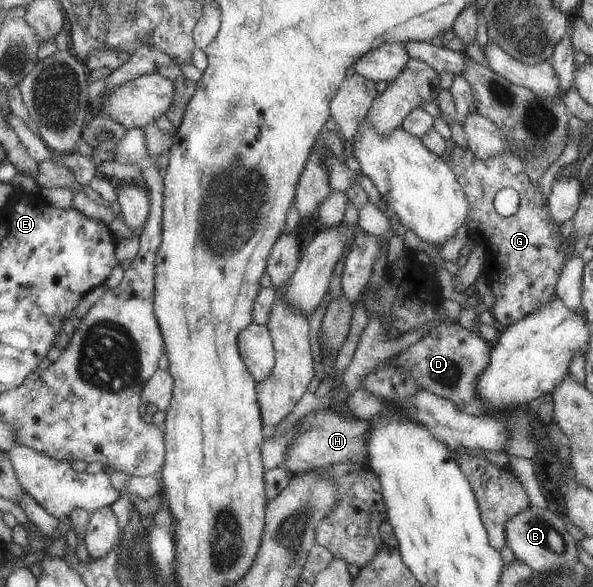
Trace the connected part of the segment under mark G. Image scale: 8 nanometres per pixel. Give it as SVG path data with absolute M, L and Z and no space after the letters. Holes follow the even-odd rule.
M455 146L452 152L448 154L447 164L458 178L470 205L465 219L468 236L473 241L481 243L485 249L483 274L487 287L494 297L493 305L488 311L496 319L496 322L503 327L518 323L524 316L539 311L544 304L556 298L556 281L573 243L569 239L562 240L560 224L552 222L552 218L548 214L547 203L540 192L540 186L526 176L525 165L514 154L506 152L506 154L496 154L492 158L480 160L468 149L464 150L464 148ZM506 187L514 189L520 196L520 200L518 210L510 216L503 217L496 214L493 207L493 198L500 188Z

